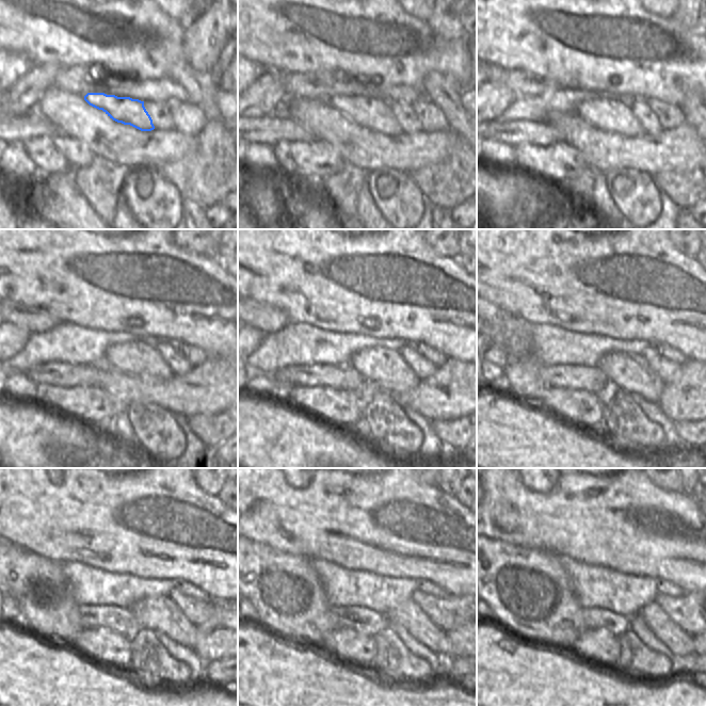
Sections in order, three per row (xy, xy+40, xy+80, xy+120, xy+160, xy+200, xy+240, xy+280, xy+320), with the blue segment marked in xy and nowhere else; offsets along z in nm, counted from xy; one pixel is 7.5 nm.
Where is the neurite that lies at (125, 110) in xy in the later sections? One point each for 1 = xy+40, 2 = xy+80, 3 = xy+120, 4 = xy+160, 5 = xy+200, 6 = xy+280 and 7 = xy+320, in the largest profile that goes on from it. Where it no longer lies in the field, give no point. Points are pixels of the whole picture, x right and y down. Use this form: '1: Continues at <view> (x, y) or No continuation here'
1: Continues at xy+40 (372, 113)
2: Continues at xy+80 (612, 115)
3: Continues at xy+120 (137, 357)
4: Continues at xy+160 (386, 368)
5: Continues at xy+200 (628, 371)
6: Continues at xy+280 (407, 614)
7: Continues at xy+320 (678, 641).

